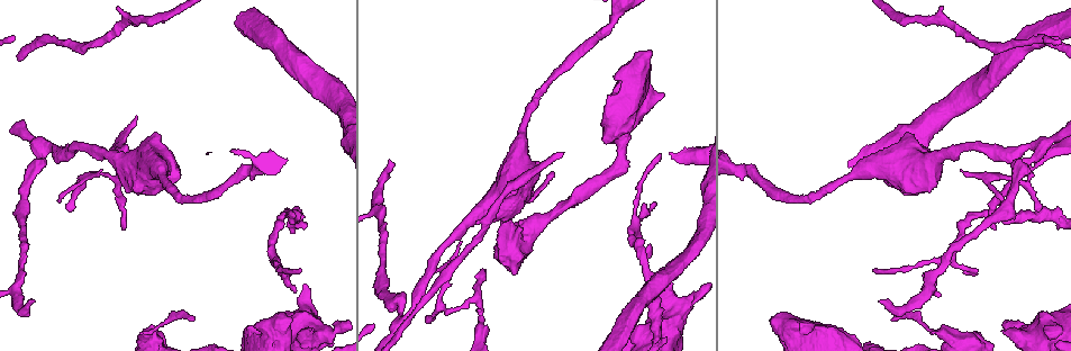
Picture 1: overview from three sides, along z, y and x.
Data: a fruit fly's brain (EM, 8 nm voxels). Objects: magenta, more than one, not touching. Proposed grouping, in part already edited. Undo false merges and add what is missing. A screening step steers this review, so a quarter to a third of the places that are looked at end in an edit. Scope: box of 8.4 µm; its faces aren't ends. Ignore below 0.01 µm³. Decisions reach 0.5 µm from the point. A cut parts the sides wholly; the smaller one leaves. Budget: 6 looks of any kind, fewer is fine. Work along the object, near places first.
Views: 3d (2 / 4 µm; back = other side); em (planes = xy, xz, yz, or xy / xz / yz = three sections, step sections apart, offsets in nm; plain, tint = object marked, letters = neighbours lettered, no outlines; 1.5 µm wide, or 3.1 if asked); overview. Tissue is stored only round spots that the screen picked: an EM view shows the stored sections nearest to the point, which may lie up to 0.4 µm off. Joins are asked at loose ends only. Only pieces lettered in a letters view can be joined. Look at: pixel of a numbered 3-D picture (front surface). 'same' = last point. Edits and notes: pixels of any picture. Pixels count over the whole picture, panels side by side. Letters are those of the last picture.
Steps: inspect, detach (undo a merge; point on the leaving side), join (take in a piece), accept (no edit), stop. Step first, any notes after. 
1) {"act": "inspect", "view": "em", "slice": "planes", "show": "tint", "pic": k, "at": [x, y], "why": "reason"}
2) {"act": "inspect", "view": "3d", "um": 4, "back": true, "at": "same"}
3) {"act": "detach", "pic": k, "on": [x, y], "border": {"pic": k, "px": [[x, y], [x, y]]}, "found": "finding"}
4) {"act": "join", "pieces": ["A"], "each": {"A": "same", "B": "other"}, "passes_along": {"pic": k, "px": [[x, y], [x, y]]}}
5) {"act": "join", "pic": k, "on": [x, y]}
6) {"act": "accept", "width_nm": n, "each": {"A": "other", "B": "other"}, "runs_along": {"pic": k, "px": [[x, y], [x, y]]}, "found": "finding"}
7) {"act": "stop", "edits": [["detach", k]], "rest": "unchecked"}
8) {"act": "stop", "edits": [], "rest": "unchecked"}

{"act": "inspect", "view": "em", "slice": "planes", "show": "letters", "pic": 1, "at": [1000, 199], "why": "tapers out"}

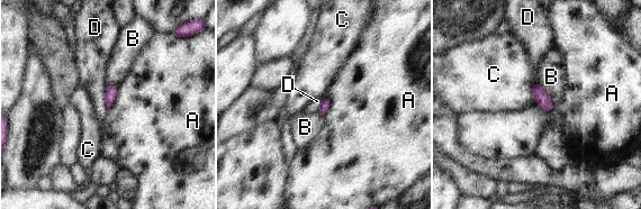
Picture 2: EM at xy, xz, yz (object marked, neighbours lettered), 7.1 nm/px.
{"act": "accept", "each": {"A": "other", "B": "other", "C": "other", "D": "other"}, "border": {"pic": 2, "px": [[533, 100], [545, 110], [552, 107]]}, "found": "none of them fits"}

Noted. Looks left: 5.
{"act": "inspect", "view": "em", "slice": "planes", "show": "plain", "pic": 1, "at": [511, 227], "why": "calibre changes"}

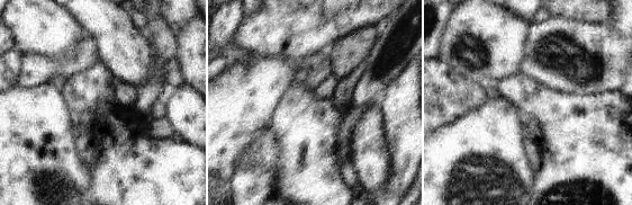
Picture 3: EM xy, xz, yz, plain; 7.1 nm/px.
{"act": "inspect", "view": "em", "slice": "planes", "show": "letters", "at": "same"}

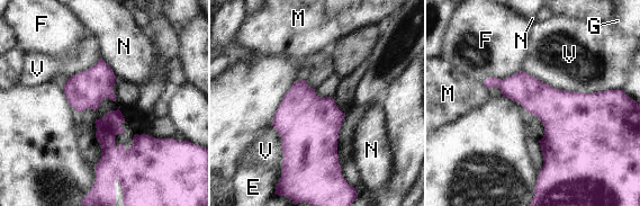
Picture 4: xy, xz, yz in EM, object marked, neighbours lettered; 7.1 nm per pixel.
{"act": "accept", "longest_contact_nm": ["V", 650], "each": {"E": "other", "F": "other", "G": "other", "M": "other", "N": "other", "V": "other"}, "found": "one neuron here"}

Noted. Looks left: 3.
{"act": "inspect", "view": "em", "slice": "xy", "step": 8, "show": "letters", "pic": 1, "at": [652, 205], "why": "free end"}

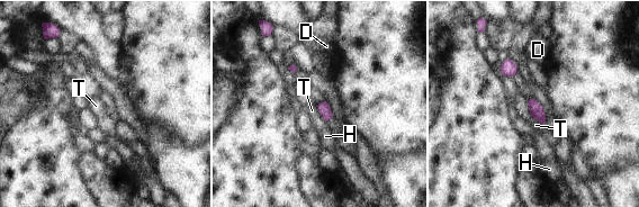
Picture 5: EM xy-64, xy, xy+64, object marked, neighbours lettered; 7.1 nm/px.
{"act": "inspect", "view": "em", "slice": "planes", "show": "letters", "at": "same"}

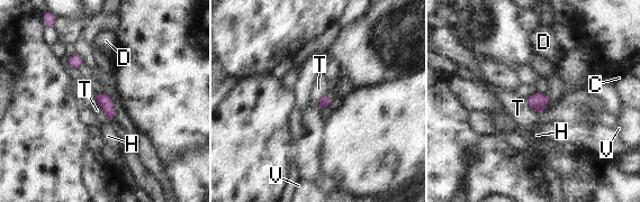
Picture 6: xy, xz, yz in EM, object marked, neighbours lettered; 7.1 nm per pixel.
{"act": "accept", "longest_contact_nm": ["T", 170], "each": {"C": "other", "D": "other", "H": "other", "T": "other", "V": "other"}, "found": "none of them fits"}

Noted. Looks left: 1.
{"act": "stop", "edits": [], "rest": "unchecked"}

